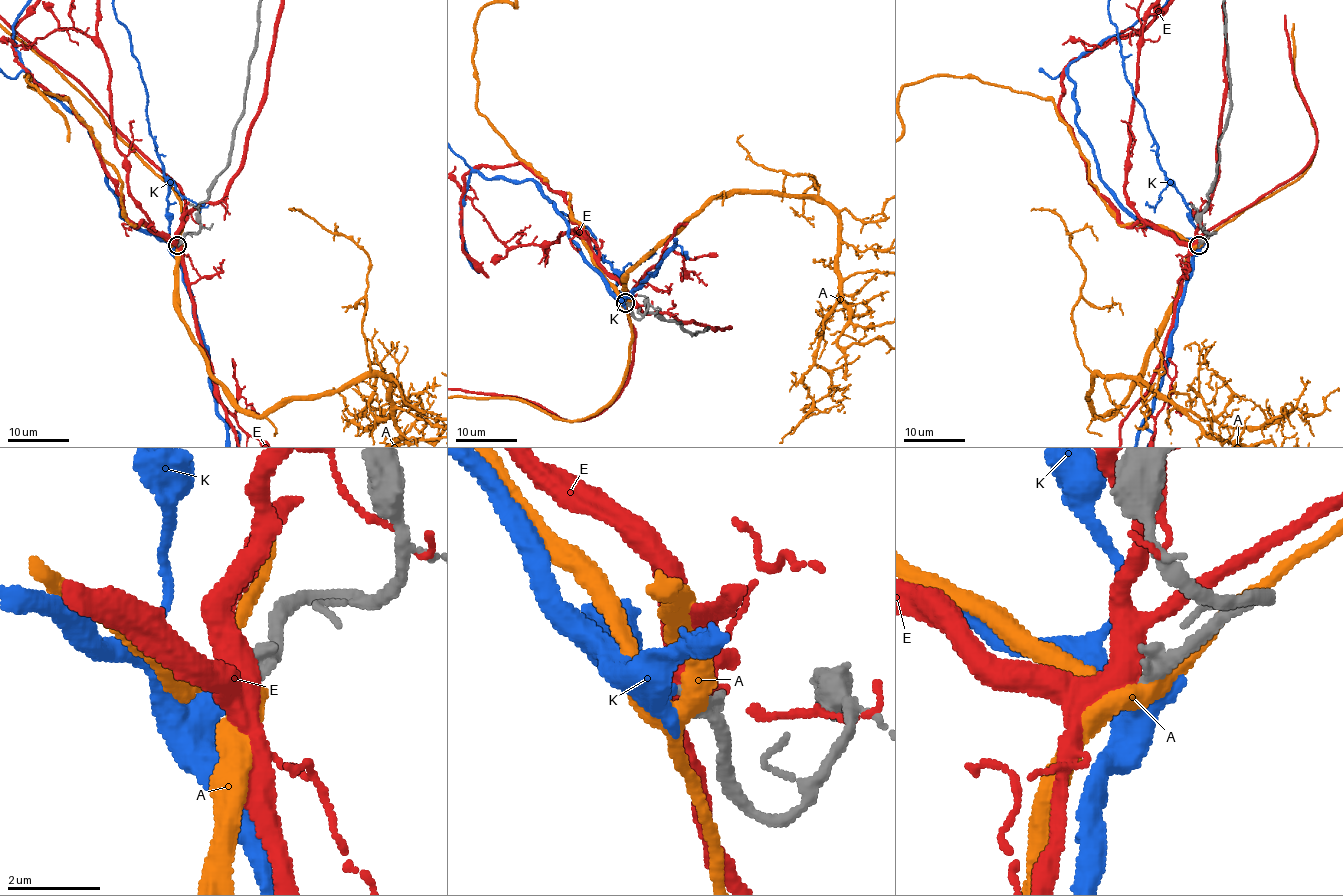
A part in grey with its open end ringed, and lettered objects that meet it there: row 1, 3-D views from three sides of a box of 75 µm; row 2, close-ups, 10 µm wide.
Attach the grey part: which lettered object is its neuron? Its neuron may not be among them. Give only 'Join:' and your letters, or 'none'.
Join: K

